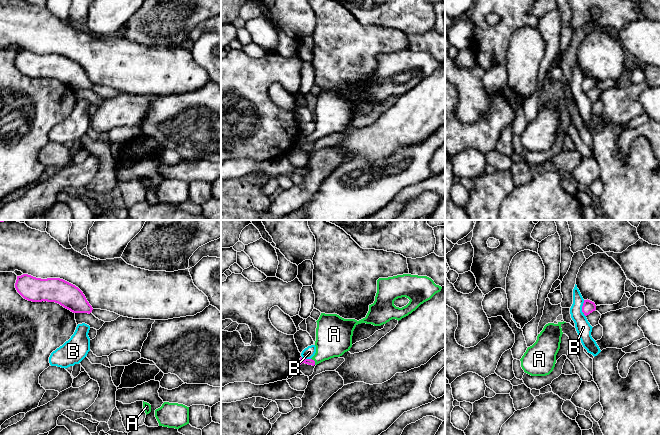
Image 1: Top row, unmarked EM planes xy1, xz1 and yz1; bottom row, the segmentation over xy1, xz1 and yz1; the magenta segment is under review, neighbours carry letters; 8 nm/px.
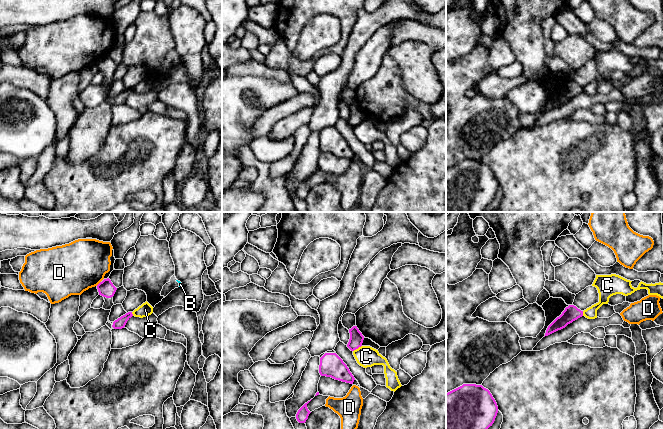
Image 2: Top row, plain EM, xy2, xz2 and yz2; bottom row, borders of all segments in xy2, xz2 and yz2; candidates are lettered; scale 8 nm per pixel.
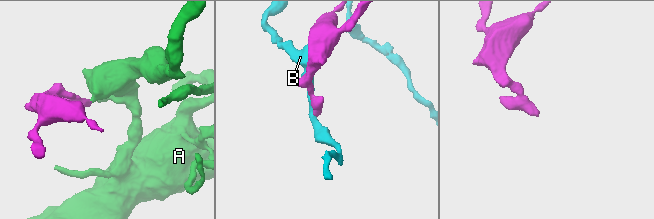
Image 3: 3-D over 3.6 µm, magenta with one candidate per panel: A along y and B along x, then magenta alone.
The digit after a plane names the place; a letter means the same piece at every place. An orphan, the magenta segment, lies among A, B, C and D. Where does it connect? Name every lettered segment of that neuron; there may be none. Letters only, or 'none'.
A

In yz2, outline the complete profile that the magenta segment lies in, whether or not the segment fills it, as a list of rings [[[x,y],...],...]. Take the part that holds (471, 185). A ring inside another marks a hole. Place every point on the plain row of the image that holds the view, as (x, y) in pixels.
[[[463,160],[446,169],[446,212],[485,212],[498,189],[490,167],[482,161]]]

